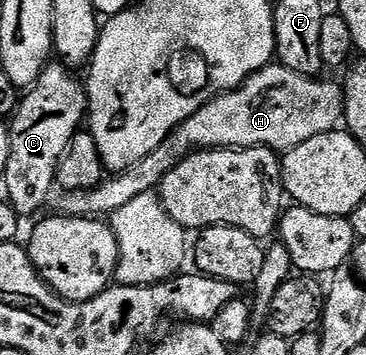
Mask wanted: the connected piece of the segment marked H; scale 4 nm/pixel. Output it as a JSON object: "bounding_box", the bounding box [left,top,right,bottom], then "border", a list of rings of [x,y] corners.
{"bounding_box":[56,62,345,218],"border":[[[279,62],[268,64],[263,70],[259,70],[254,76],[248,76],[244,82],[240,84],[235,90],[225,92],[222,96],[216,96],[211,102],[207,102],[199,110],[195,110],[195,114],[191,114],[191,118],[187,118],[175,129],[167,139],[164,140],[158,148],[151,154],[147,154],[147,158],[143,158],[139,162],[135,162],[135,166],[131,166],[126,172],[118,172],[110,175],[108,178],[101,181],[99,186],[95,186],[89,192],[67,192],[64,193],[58,202],[56,211],[62,216],[84,216],[86,218],[109,218],[112,217],[115,210],[119,210],[119,206],[127,206],[127,202],[132,202],[134,198],[139,198],[139,194],[147,194],[148,192],[160,189],[161,179],[173,169],[178,162],[183,158],[187,158],[189,153],[206,148],[271,148],[278,154],[284,154],[289,149],[299,146],[299,142],[307,142],[307,138],[315,138],[315,134],[327,134],[334,131],[342,123],[345,115],[345,93],[340,83],[332,84],[331,81],[325,80],[326,78],[314,78],[312,76],[304,76],[303,74],[295,74],[295,70],[285,68]]]}

